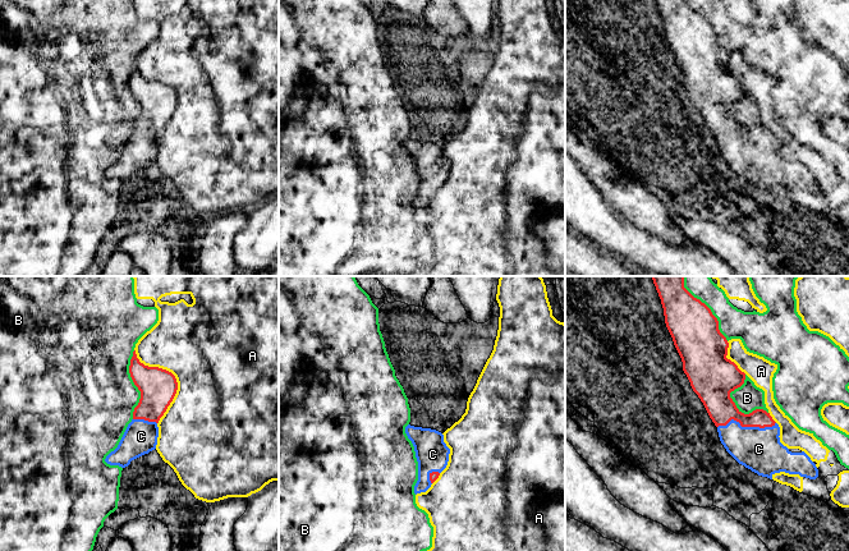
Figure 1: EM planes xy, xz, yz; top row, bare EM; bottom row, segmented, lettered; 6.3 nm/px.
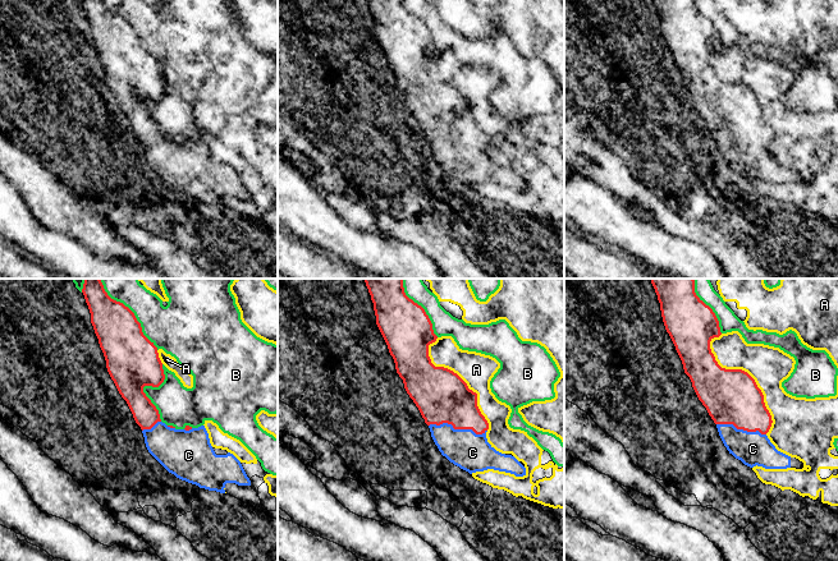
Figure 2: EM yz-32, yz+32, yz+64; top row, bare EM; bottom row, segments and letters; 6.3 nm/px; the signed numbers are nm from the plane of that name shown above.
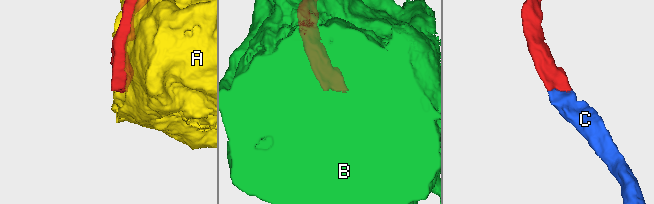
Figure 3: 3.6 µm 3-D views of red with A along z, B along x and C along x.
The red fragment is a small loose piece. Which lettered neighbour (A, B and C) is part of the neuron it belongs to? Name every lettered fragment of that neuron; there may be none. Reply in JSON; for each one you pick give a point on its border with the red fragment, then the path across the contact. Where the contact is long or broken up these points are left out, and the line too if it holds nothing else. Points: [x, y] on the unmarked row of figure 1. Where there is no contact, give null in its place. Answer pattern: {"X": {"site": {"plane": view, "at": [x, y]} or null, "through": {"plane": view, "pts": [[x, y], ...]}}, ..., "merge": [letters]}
{"C": {"site": {"plane": "yz", "at": [746, 139]}, "through": {"plane": "yz", "pts": [[716, 113], [746, 139], [746, 147], [758, 162]]}}, "merge": ["C"]}

